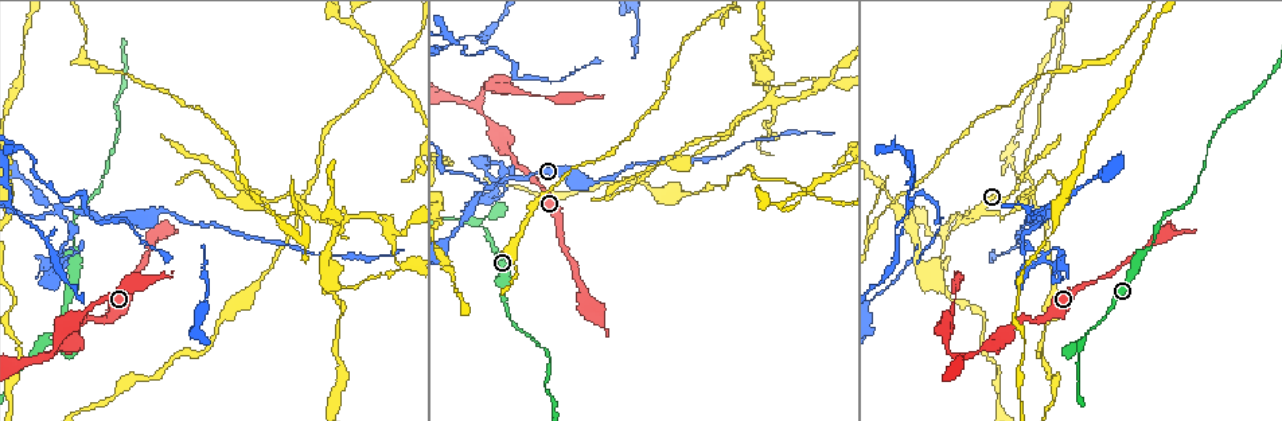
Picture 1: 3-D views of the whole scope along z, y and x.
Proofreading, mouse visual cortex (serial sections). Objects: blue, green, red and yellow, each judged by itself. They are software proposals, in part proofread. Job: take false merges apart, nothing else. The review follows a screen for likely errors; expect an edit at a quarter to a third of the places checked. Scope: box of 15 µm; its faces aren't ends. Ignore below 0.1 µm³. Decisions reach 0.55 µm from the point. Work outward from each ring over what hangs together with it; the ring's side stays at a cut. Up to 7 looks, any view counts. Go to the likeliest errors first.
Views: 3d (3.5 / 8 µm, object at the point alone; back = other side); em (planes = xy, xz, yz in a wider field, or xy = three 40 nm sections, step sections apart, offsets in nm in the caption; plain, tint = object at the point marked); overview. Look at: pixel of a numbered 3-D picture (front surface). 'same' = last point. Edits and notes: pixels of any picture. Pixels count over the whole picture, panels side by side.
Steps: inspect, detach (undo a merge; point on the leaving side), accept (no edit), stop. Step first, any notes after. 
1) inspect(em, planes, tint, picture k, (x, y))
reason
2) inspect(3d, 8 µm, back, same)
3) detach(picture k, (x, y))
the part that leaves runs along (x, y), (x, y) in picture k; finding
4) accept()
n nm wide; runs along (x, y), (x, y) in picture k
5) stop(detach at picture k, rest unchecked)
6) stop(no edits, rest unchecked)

inspect(3d, 8 µm, picture 1, (1045, 208))
thick turns thin

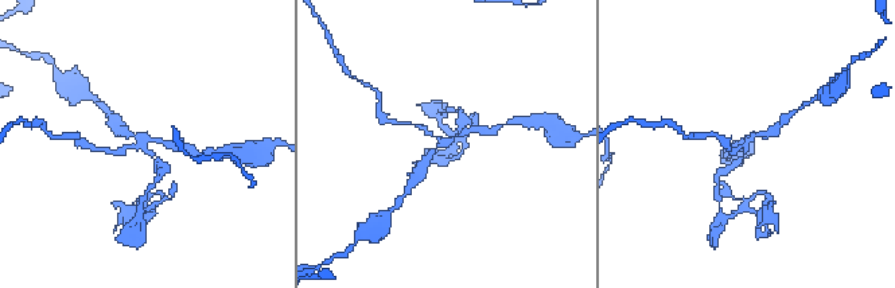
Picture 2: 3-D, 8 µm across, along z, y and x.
inspect(3d, 3.5 µm, picture 2, (450, 144))
closer look

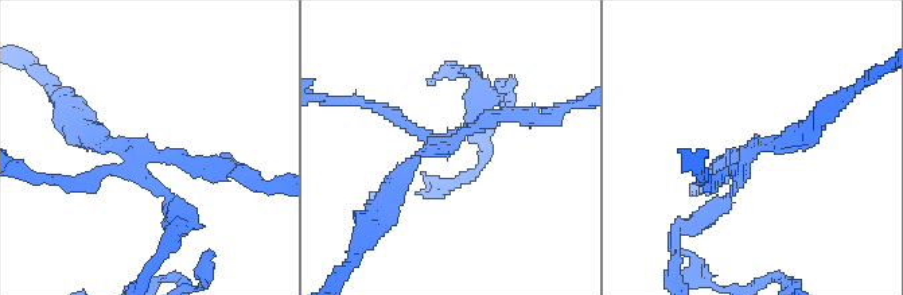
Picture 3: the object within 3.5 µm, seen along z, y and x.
detach(picture 3, (727, 204))
4 arms; the part that leaves runs along (744, 165), (724, 201), (676, 235), (676, 251) in picture 3; two cells meet here

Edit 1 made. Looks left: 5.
inspect(overview)
see it whole again

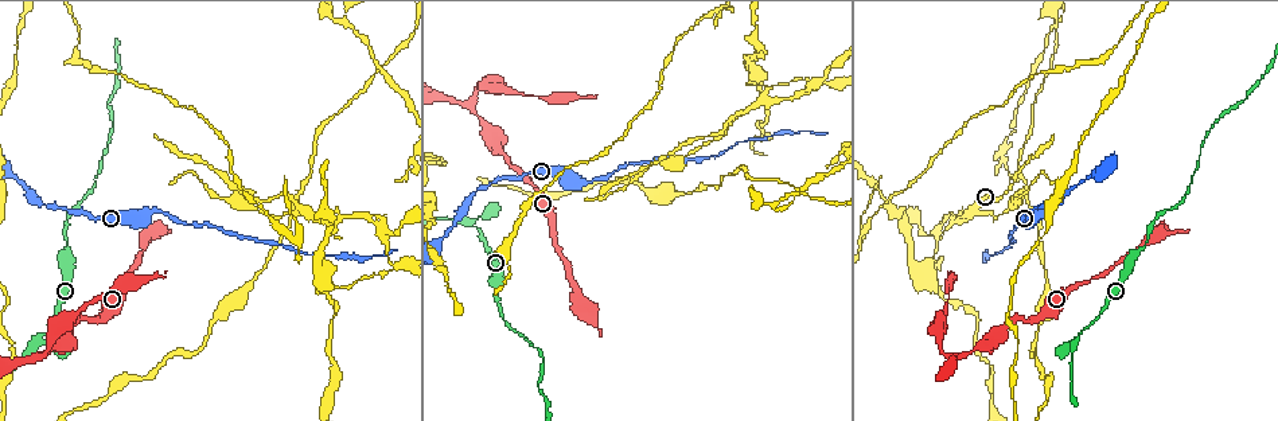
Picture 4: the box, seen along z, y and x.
inspect(3d, 3.5 µm, back, picture 4, (579, 181))
sudden change in width

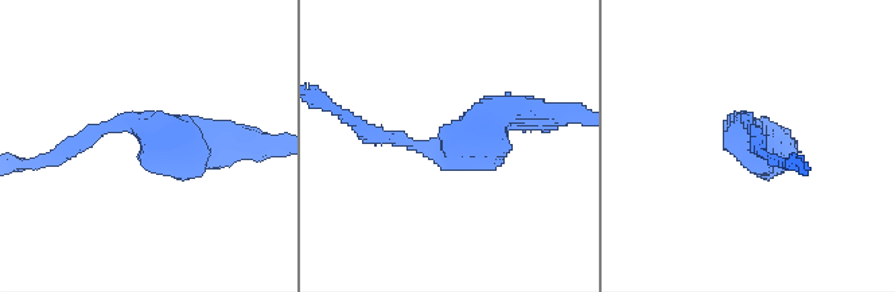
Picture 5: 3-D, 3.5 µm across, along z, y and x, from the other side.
inspect(em, xy, step 1, tint, picture 5, (747, 129))
arms of 200, 450 nm; shape alone is not enough

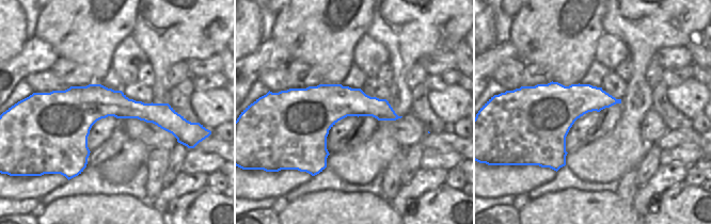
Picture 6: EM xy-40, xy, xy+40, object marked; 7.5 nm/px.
accept()
runs along (512, 111), (463, 148), (368, 132) in picture 5; all the same cell

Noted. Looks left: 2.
inspect(3d, 3.5 µm, picture 4, (960, 217))

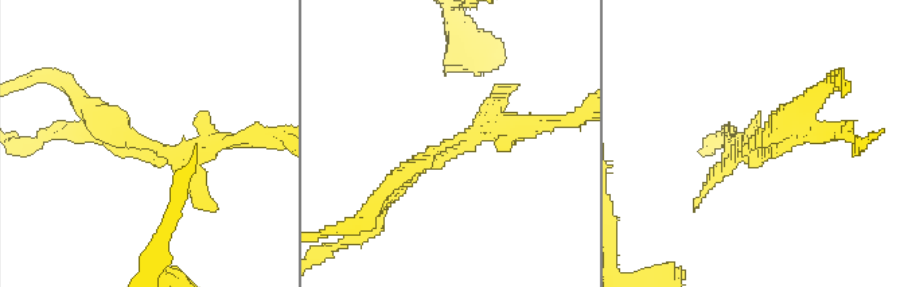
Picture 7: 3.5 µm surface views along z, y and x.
inspect(em, xy, step 2, tint, picture 7, (747, 152))

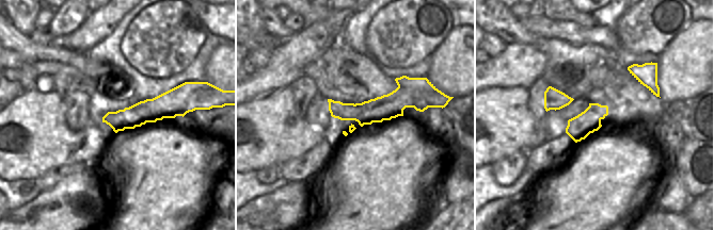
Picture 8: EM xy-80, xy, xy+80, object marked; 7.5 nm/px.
detach(picture 7, (537, 121))
190 nm wide; the part that leaves runs along (479, 136), (579, 119) in picture 7; two cells meet here

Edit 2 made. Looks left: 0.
stop(detach at picture 3, detach at picture 7, rest unchecked)

